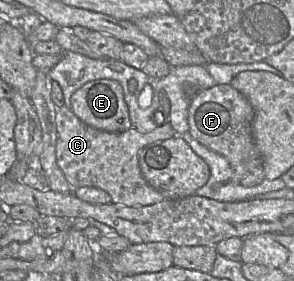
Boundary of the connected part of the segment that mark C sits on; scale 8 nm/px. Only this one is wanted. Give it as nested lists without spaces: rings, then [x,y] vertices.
[[[66,106],[56,109],[56,160],[73,190],[80,187],[96,187],[107,192],[112,203],[125,206],[150,206],[165,197],[148,184],[139,166],[139,153],[157,141],[177,136],[169,123],[154,130],[141,133],[133,126],[123,132],[108,132],[83,123]]]

